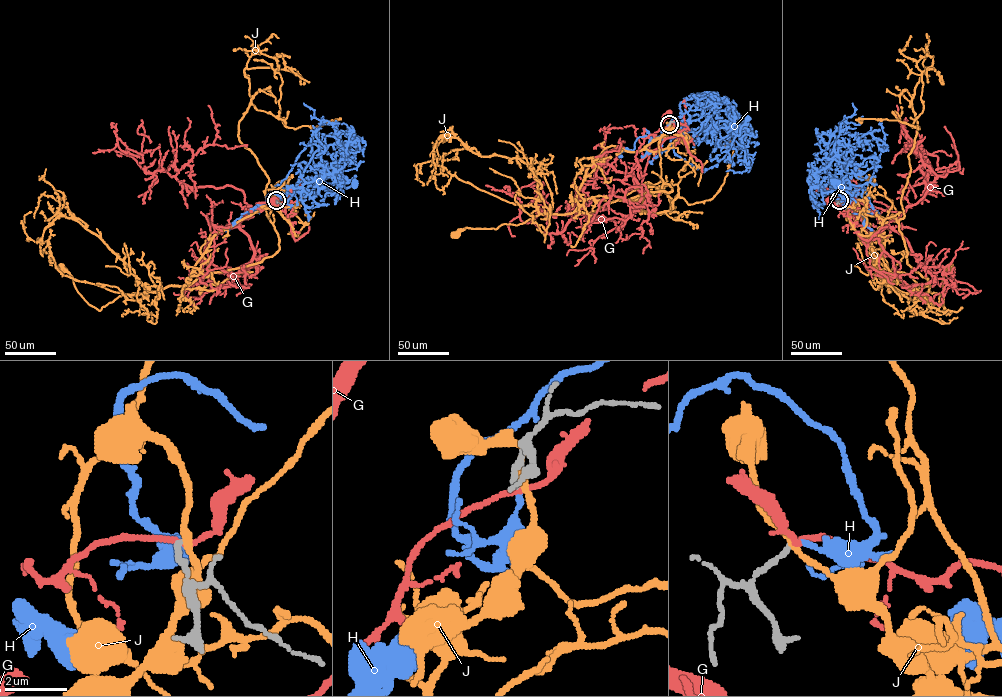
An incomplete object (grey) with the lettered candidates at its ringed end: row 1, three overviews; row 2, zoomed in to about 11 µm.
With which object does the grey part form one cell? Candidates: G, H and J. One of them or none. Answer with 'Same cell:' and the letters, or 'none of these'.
Same cell: H

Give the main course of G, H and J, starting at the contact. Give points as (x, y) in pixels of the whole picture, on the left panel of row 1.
G: (276, 200), (250, 210), (239, 223), (256, 203), (271, 205), (275, 201)
H: (276, 200), (275, 194), (281, 196), (306, 178), (334, 176), (347, 180), (343, 182), (347, 188), (354, 183)
J: (276, 200), (271, 207), (217, 232), (184, 288), (167, 286), (126, 294), (98, 310), (60, 267)

